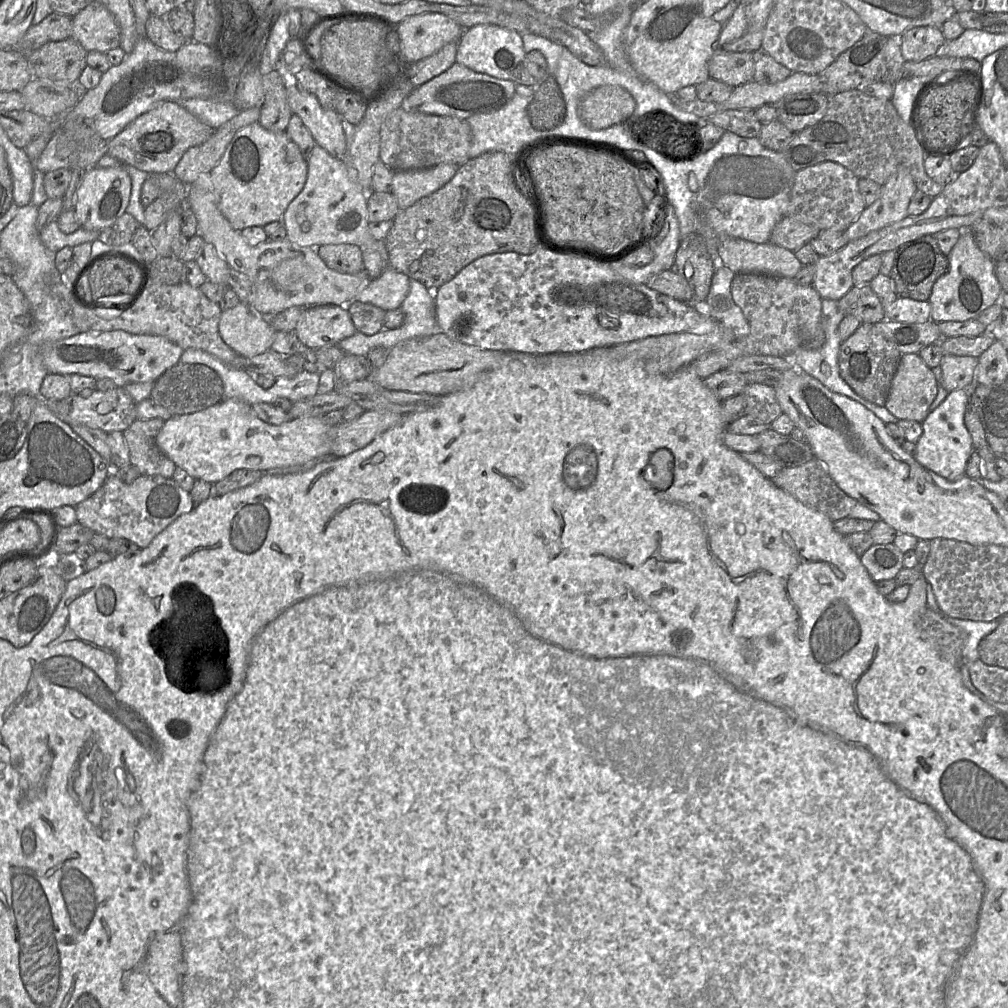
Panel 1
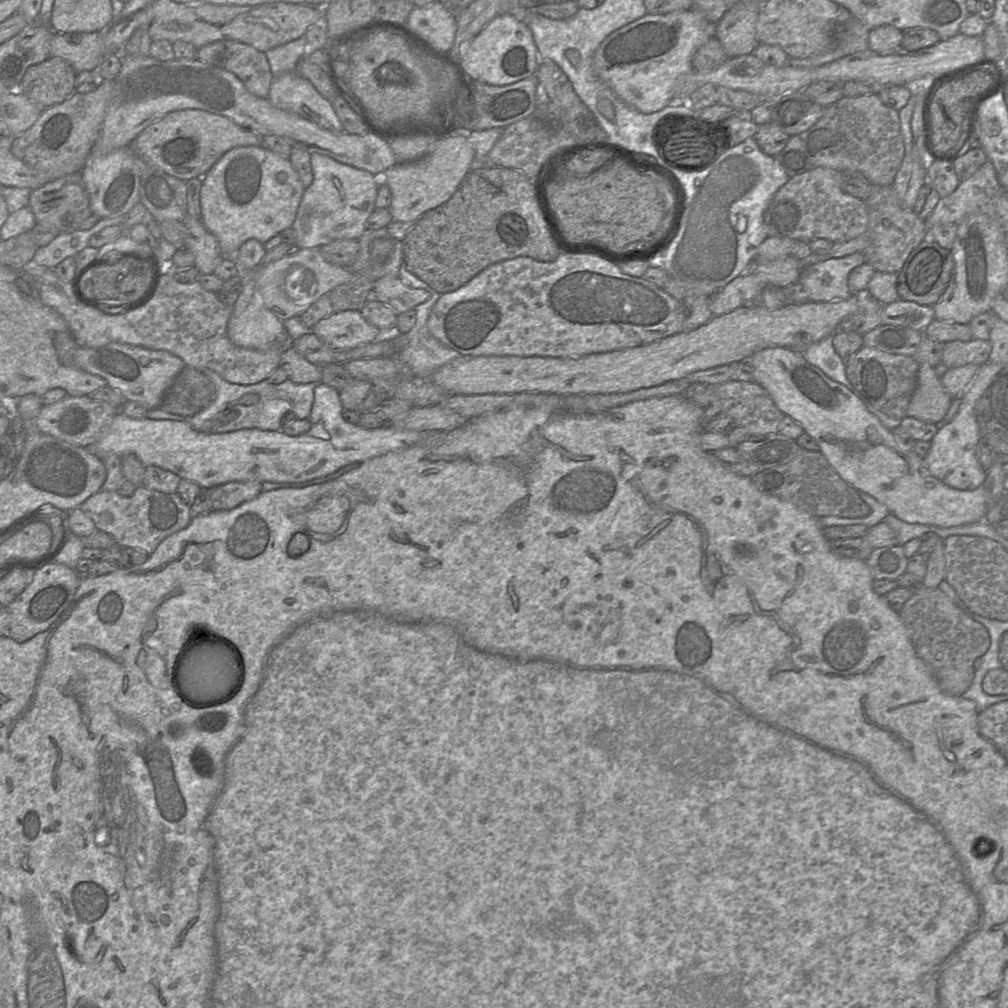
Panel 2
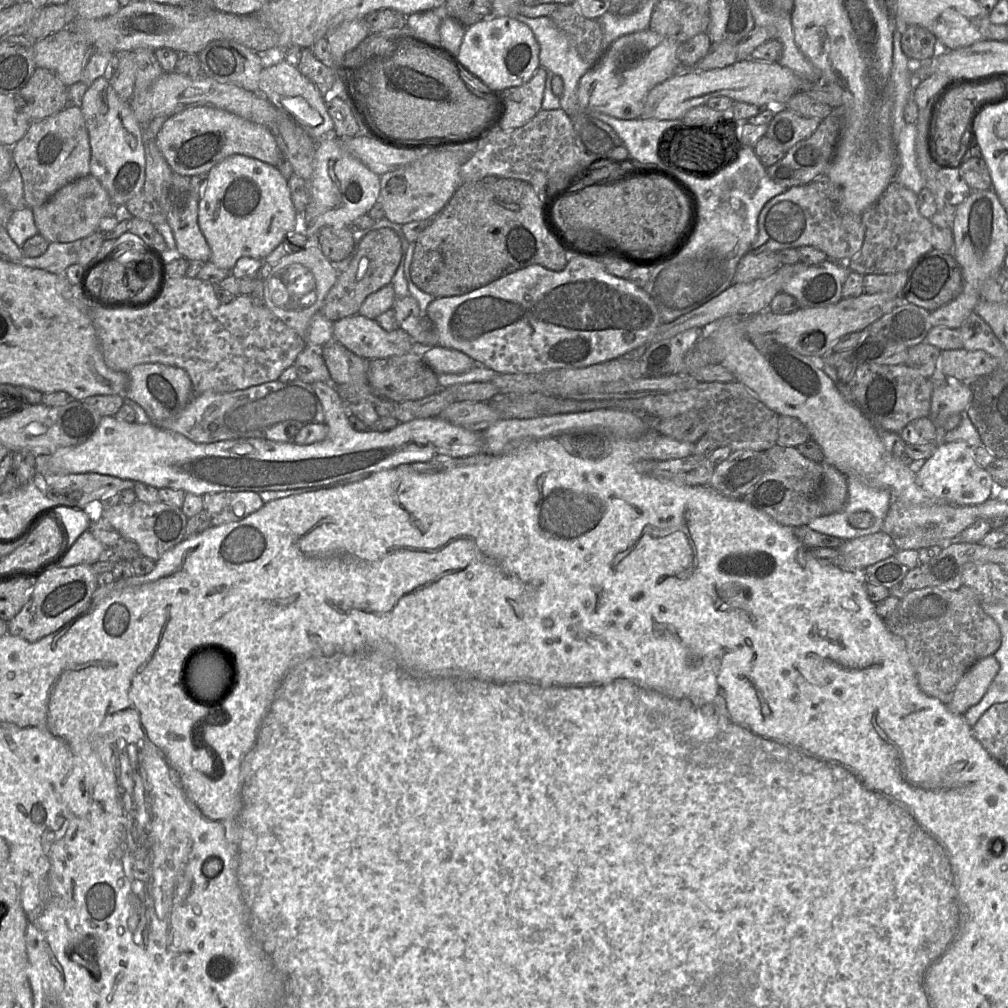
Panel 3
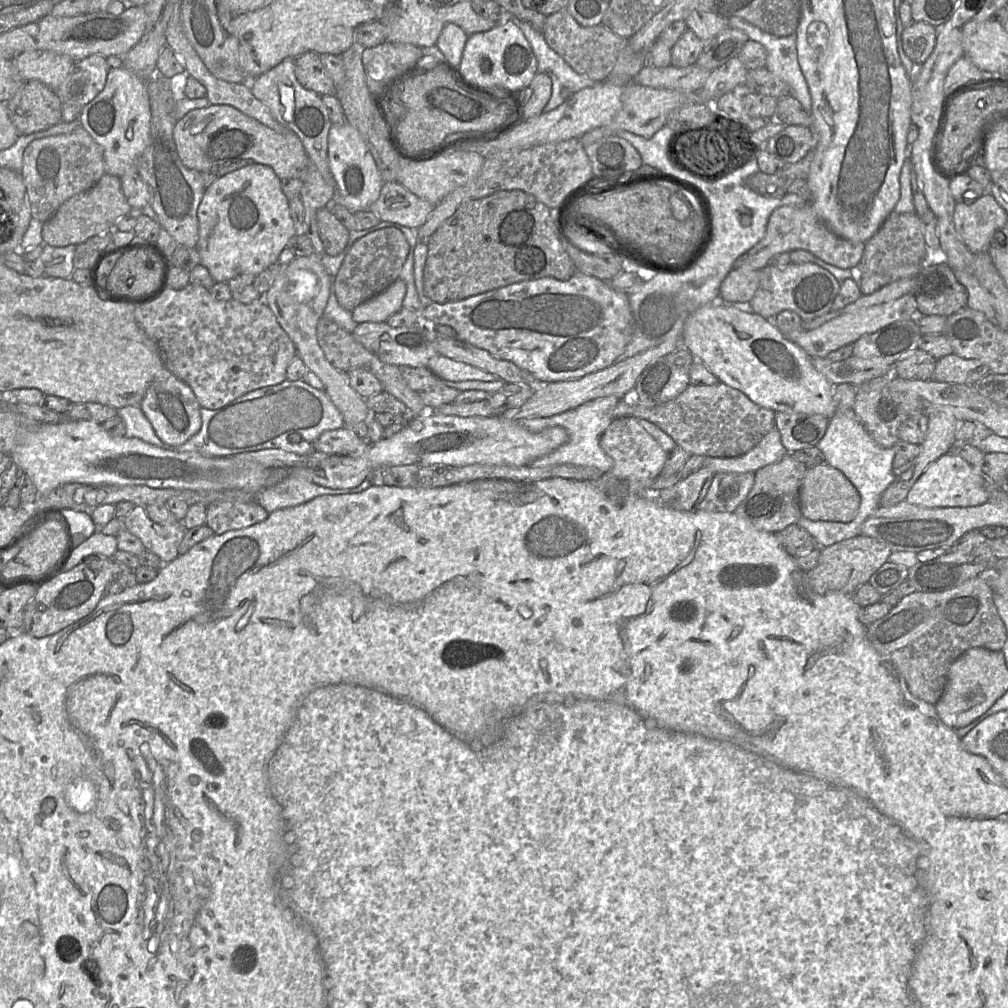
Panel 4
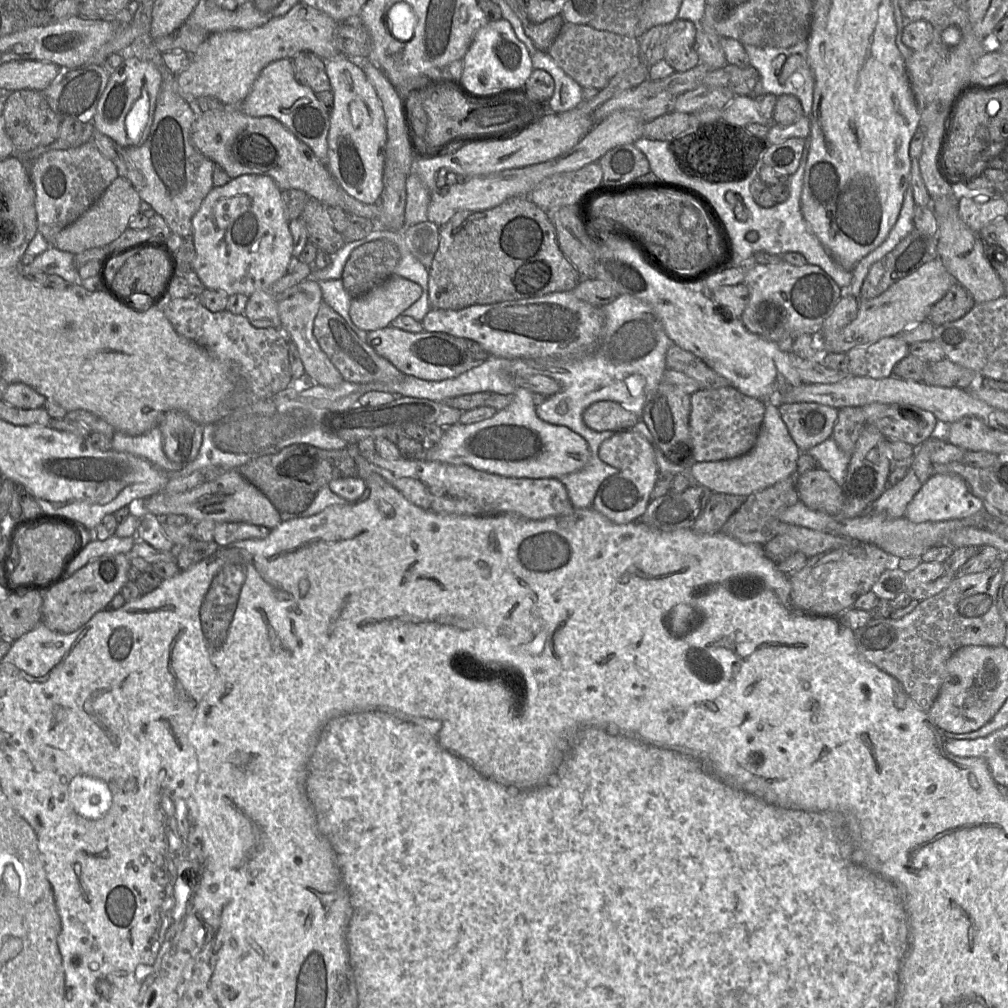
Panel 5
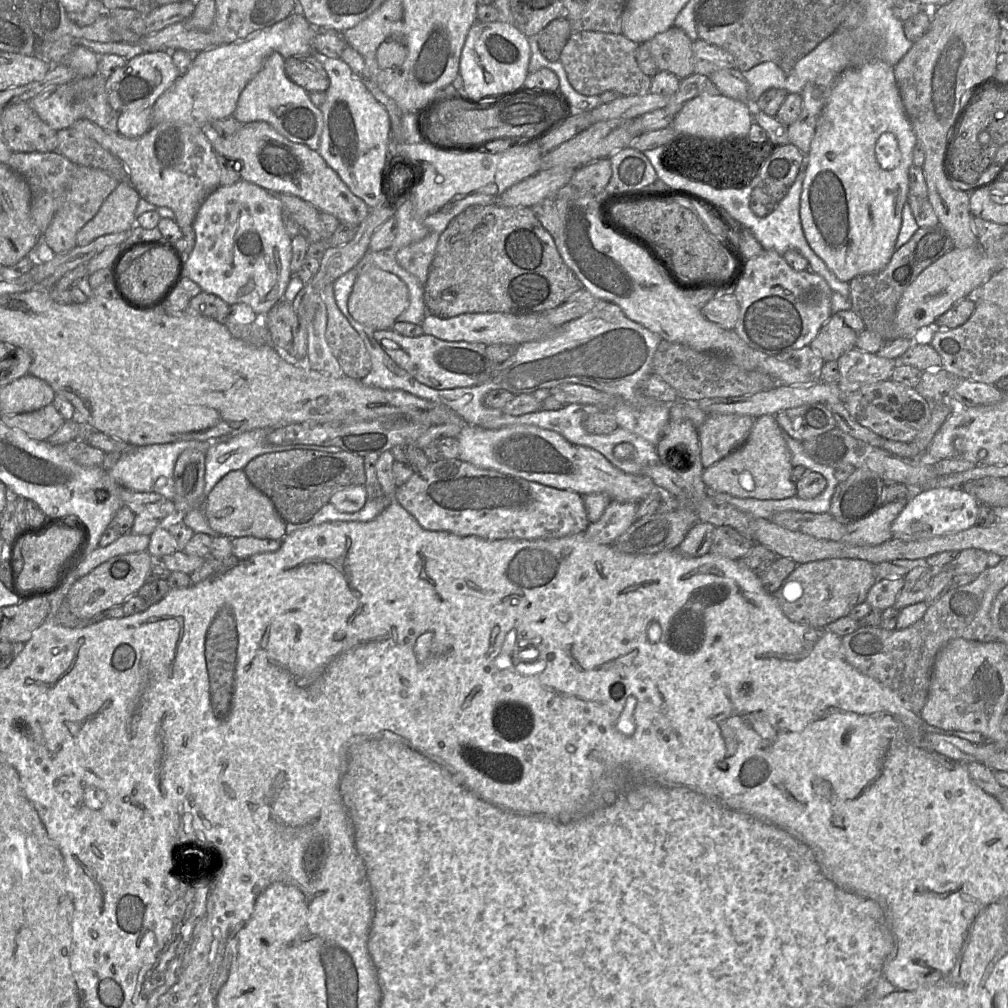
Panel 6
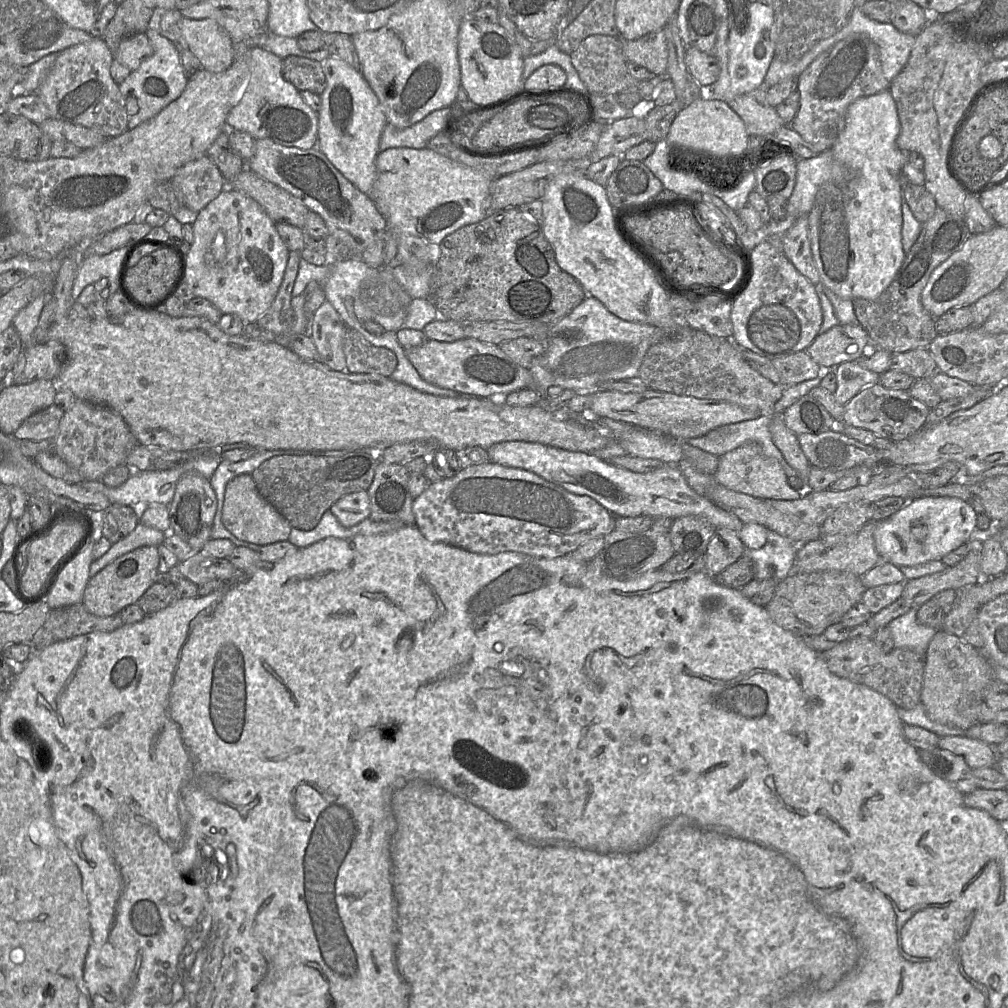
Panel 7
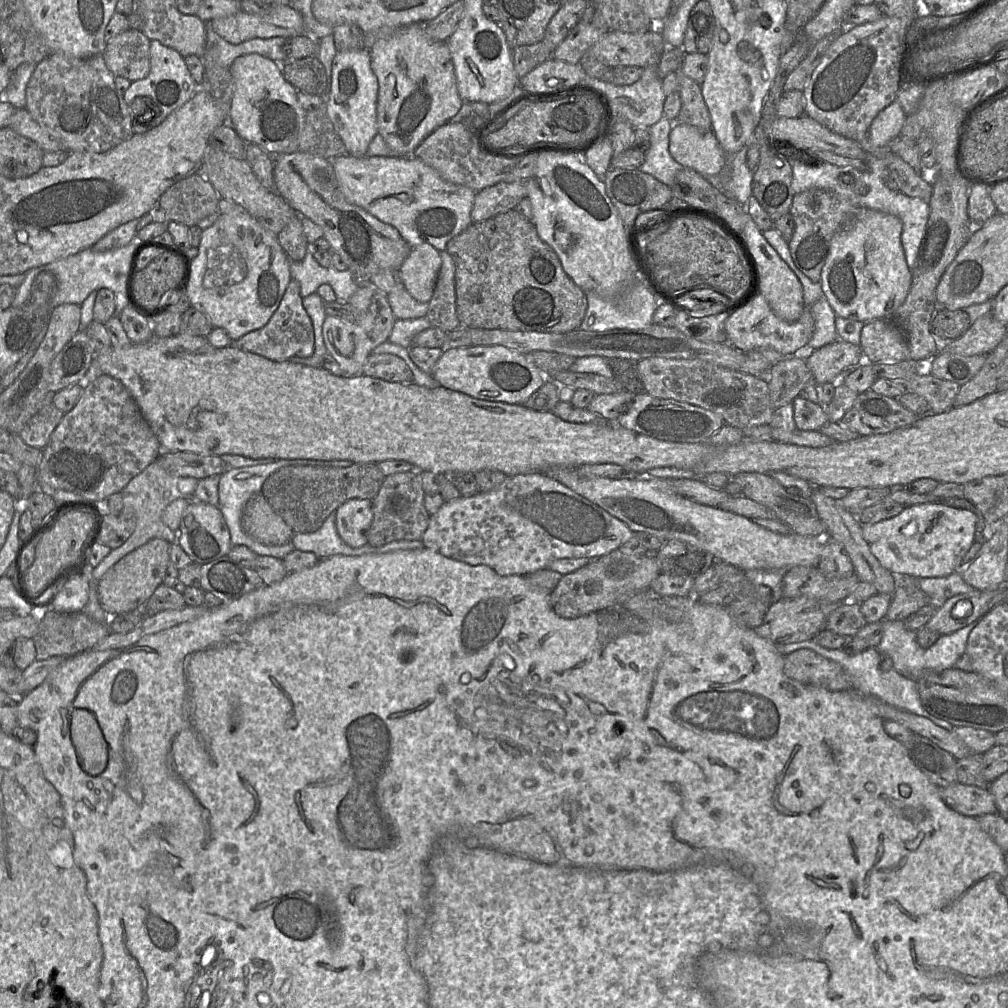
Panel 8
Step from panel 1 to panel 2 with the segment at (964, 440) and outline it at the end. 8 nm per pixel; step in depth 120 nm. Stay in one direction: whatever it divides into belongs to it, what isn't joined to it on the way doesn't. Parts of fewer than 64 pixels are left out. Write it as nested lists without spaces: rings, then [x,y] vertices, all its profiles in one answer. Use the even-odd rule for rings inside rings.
[[[989,362],[980,366],[971,385],[960,398],[961,403],[957,414],[949,423],[936,424],[938,431],[930,441],[928,453],[921,461],[921,466],[926,469],[929,476],[957,490],[974,490],[984,485],[987,471],[976,458],[977,447],[980,443],[980,430],[974,408],[977,400],[1003,369],[1003,365]]]

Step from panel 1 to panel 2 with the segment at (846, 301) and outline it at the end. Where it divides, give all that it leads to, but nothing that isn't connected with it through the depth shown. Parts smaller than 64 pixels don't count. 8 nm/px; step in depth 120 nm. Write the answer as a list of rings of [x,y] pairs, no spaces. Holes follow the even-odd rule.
[[[854,293],[860,295],[858,298],[859,310],[843,319],[836,331],[856,332],[864,335],[882,324],[883,306],[869,293]]]

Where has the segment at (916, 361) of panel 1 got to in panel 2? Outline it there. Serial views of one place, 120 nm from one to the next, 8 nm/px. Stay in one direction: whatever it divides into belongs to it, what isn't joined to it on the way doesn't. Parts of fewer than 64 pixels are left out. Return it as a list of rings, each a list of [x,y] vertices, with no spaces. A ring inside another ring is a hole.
[[[925,363],[919,364],[917,384],[907,416],[930,424],[939,424],[947,414],[952,397],[942,386],[934,368]]]

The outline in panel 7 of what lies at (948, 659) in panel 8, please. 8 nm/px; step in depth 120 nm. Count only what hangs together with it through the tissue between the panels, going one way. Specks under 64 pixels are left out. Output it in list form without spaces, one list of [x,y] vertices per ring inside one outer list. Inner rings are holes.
[[[911,608],[888,625],[895,647],[909,649],[925,657],[929,643],[938,630],[920,625],[917,612],[918,608]]]

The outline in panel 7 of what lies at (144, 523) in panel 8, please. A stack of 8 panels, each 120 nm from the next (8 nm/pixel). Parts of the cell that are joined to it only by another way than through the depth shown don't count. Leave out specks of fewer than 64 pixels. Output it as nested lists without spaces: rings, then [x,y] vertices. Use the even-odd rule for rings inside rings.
[[[139,523],[137,527],[123,540],[112,545],[101,558],[92,562],[89,570],[90,578],[117,558],[143,546],[160,546],[164,544],[166,533]]]

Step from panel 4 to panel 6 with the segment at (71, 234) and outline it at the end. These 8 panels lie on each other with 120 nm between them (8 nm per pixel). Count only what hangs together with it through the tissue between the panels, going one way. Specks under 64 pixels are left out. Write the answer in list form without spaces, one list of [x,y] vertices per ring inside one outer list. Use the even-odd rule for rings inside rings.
[[[120,182],[97,214],[77,234],[77,246],[85,246],[98,237],[130,231],[136,225],[135,211],[141,196],[129,182]]]

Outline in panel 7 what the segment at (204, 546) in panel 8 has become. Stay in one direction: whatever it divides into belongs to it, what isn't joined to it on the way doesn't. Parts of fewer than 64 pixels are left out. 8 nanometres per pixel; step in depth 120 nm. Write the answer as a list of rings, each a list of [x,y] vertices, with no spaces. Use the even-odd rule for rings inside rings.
[[[200,474],[183,476],[176,485],[173,500],[168,505],[170,533],[186,542],[193,553],[200,553],[204,545],[212,539],[211,530],[217,512],[217,498],[208,479]]]

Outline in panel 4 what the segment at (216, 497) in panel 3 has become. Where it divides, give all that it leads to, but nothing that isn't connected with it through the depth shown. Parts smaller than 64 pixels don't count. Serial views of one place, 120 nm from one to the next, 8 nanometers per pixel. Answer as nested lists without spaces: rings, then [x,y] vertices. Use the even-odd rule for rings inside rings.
[[[255,500],[216,501],[206,507],[206,525],[216,535],[248,528],[264,521],[269,513]]]

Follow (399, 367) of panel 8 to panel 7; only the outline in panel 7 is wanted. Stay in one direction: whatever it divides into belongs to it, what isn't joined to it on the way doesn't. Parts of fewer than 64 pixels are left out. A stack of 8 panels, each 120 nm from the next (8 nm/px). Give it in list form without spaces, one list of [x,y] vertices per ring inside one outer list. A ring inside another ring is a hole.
[[[347,326],[343,351],[346,371],[350,373],[378,374],[390,378],[397,366],[396,355],[391,350],[371,345],[359,331]]]

